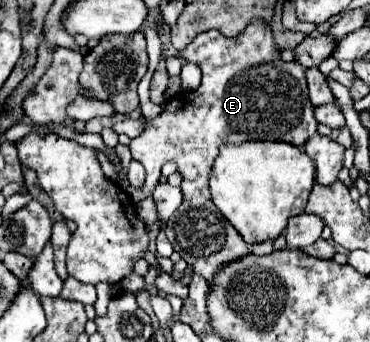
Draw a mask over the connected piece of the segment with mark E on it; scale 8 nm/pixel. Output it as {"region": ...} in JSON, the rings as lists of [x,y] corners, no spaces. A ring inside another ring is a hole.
{"region":[[[252,18],[246,30],[236,38],[226,38],[218,30],[202,32],[180,52],[180,56],[202,68],[202,84],[196,92],[182,92],[170,98],[162,106],[160,116],[148,120],[144,132],[130,142],[132,158],[146,168],[146,184],[142,190],[128,190],[128,194],[134,202],[144,200],[158,184],[160,168],[166,162],[176,164],[182,176],[180,190],[184,202],[174,212],[166,236],[192,270],[212,286],[214,274],[220,268],[250,254],[246,242],[234,226],[222,218],[210,196],[208,176],[220,144],[274,140],[304,146],[306,140],[316,134],[318,122],[308,98],[304,68],[300,64],[280,64],[280,48],[274,42],[272,28],[260,18]]]}

